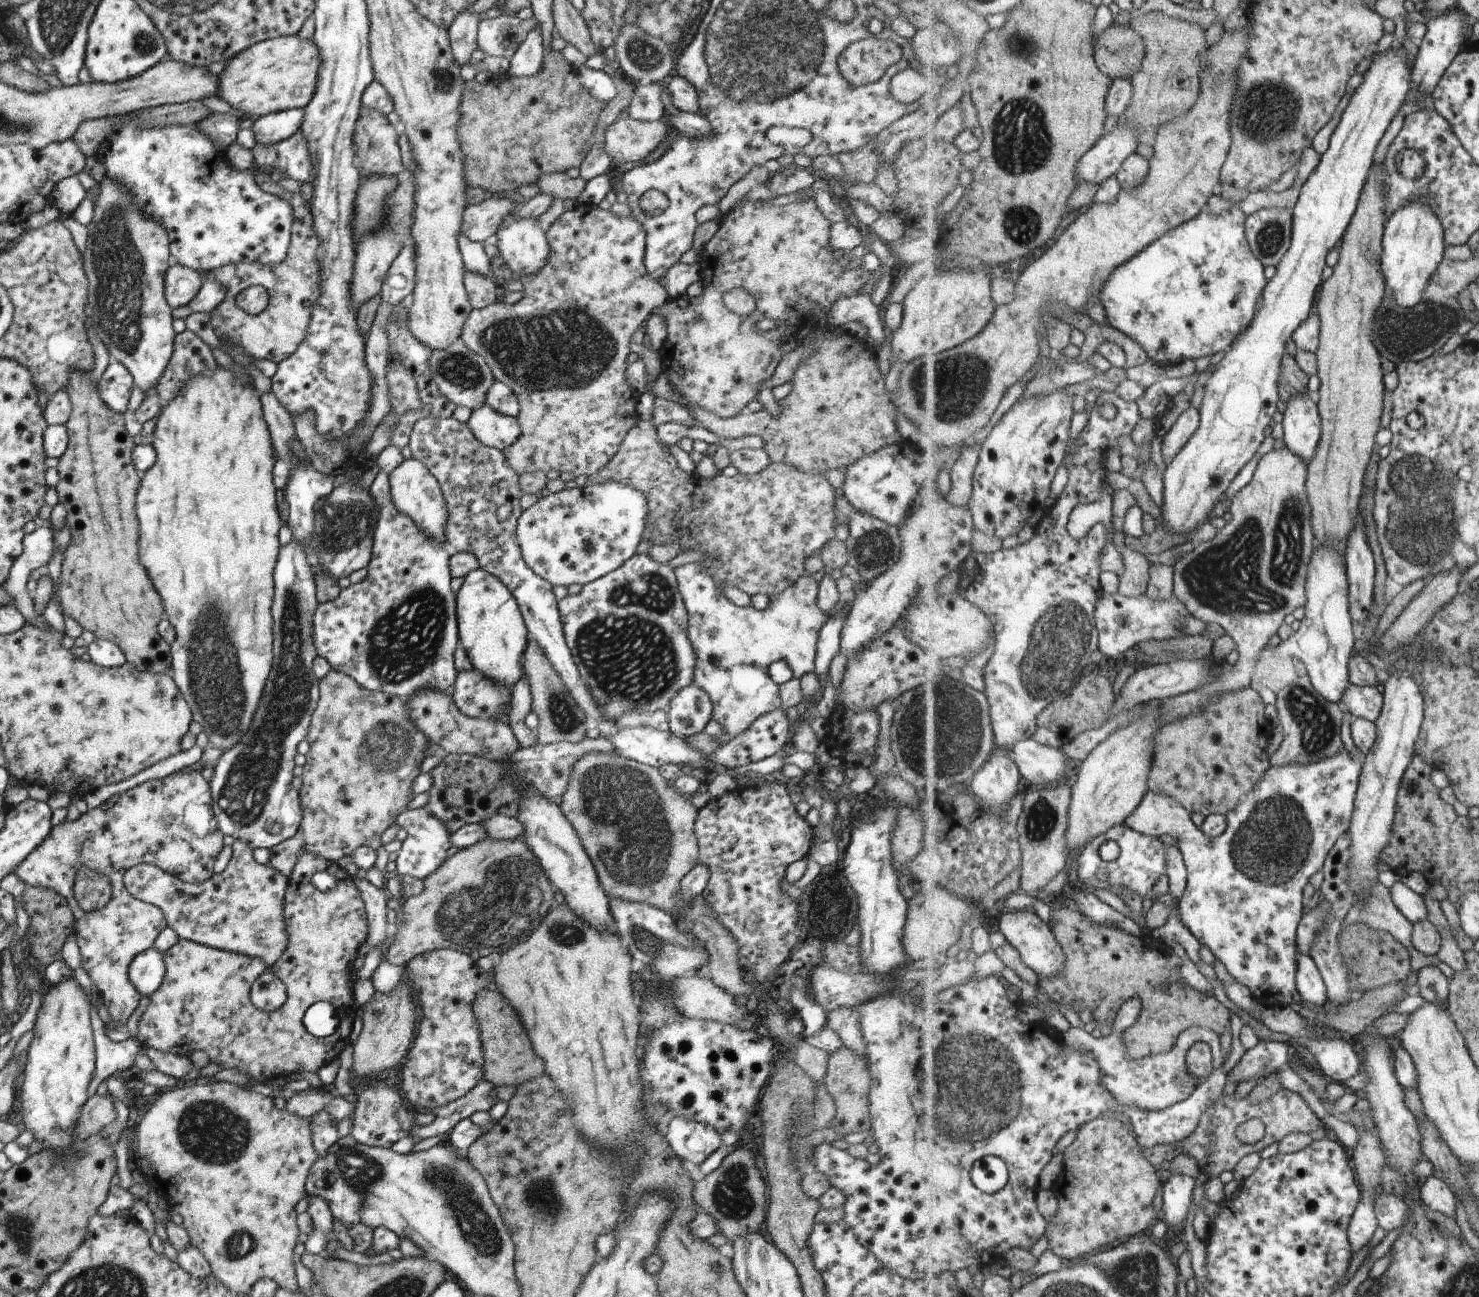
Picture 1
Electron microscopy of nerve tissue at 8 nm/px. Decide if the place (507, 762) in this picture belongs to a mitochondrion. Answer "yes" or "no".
no

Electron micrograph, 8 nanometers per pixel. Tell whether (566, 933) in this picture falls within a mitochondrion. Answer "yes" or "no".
yes

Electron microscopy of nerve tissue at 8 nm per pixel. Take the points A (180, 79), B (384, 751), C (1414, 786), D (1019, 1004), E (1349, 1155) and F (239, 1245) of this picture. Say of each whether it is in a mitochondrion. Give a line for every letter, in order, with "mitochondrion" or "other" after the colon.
A: other
B: mitochondrion
C: mitochondrion
D: other
E: other
F: mitochondrion

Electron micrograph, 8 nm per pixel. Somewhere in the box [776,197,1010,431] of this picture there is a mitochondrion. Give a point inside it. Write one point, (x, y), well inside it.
(951, 387)

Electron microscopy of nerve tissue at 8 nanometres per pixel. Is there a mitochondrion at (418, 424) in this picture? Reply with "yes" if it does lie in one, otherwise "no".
no

